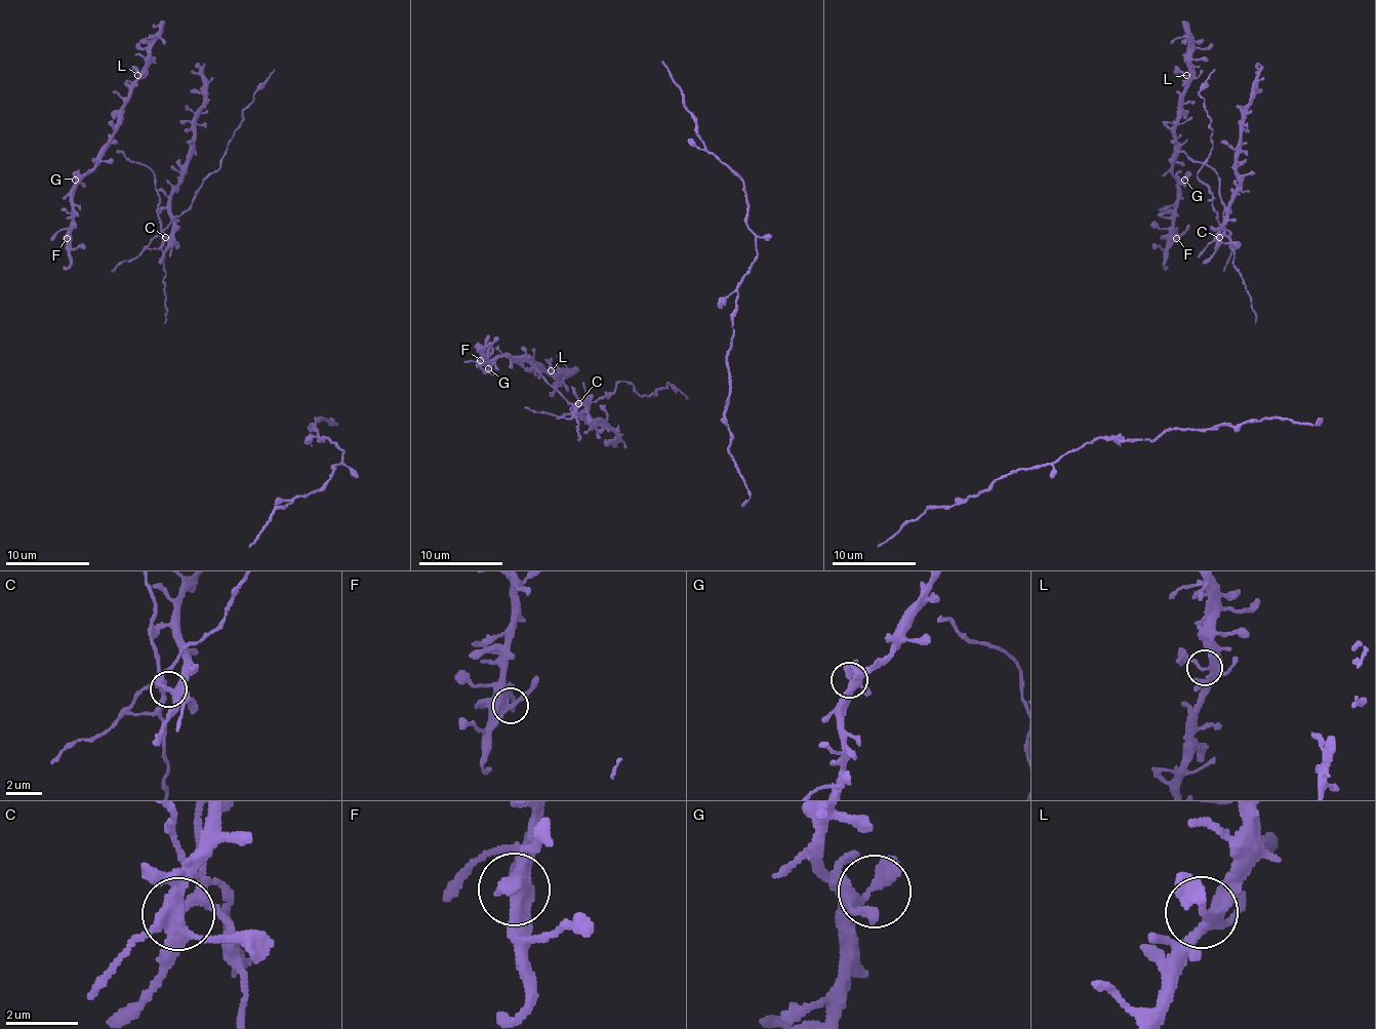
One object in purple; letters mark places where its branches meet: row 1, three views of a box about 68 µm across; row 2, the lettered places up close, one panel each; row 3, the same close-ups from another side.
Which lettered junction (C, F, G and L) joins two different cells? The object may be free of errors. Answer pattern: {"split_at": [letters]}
{"split_at": ["C"]}

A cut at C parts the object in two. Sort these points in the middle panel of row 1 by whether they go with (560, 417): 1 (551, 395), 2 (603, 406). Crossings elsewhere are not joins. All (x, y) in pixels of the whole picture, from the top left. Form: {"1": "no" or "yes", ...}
{"1": "no", "2": "no"}

